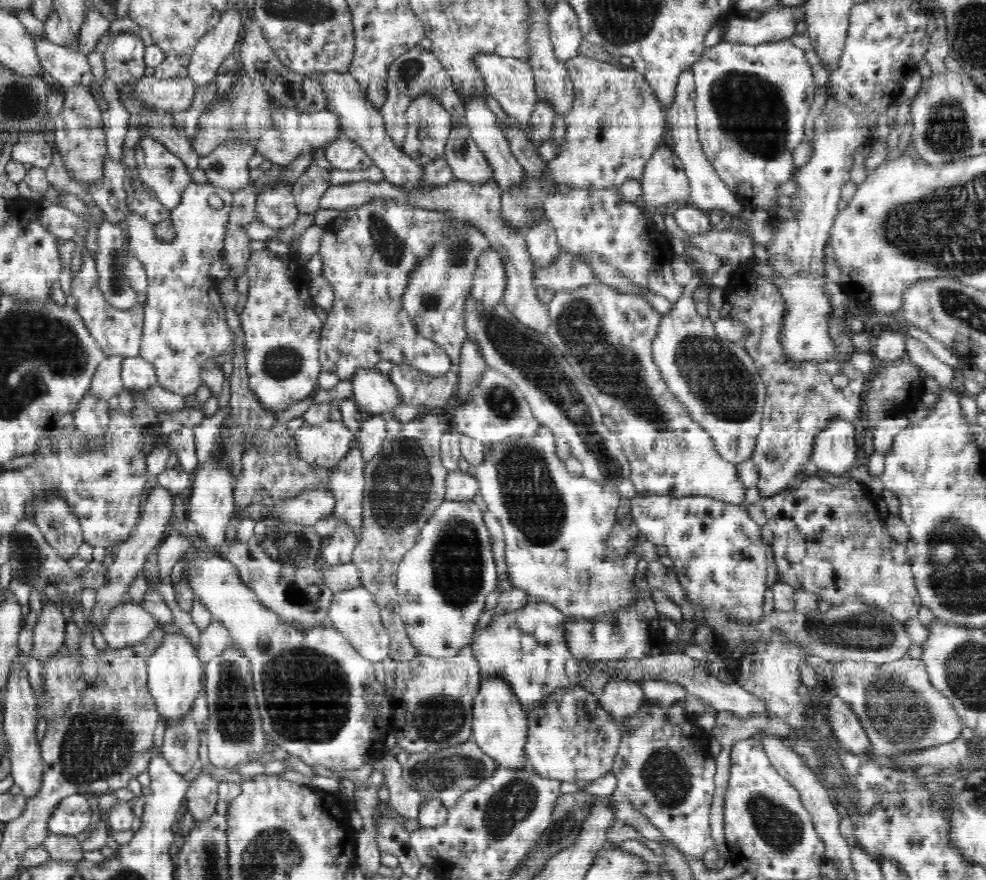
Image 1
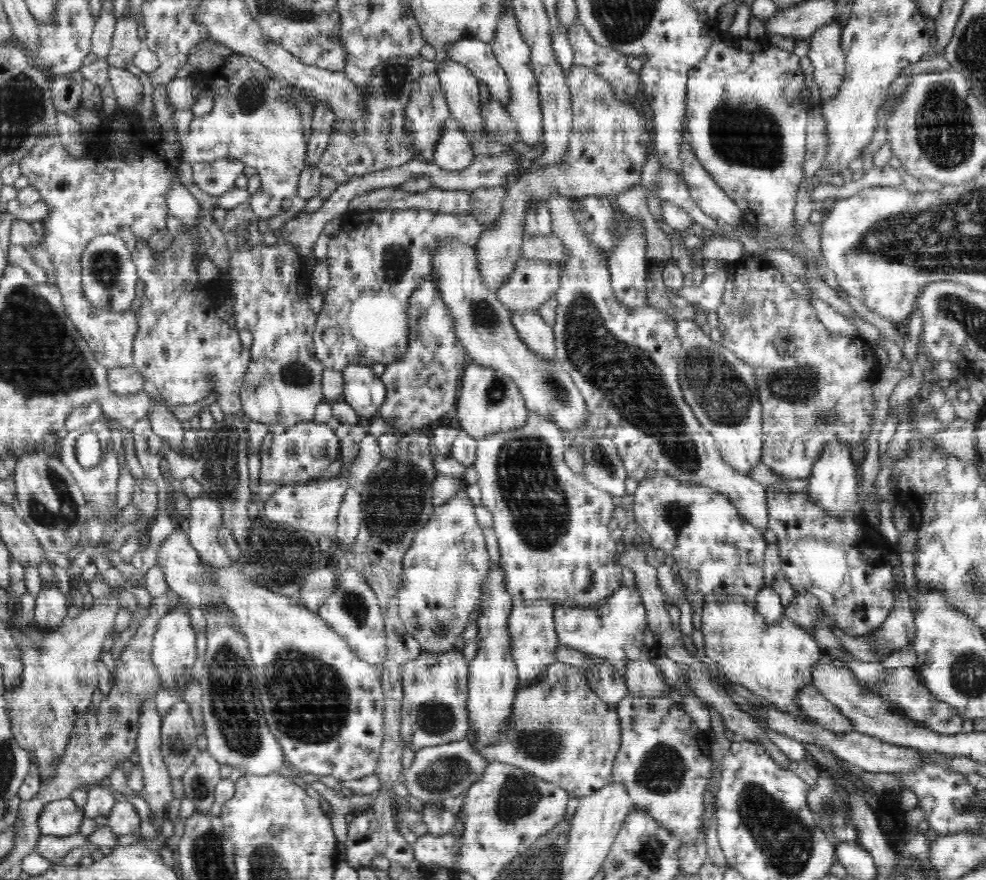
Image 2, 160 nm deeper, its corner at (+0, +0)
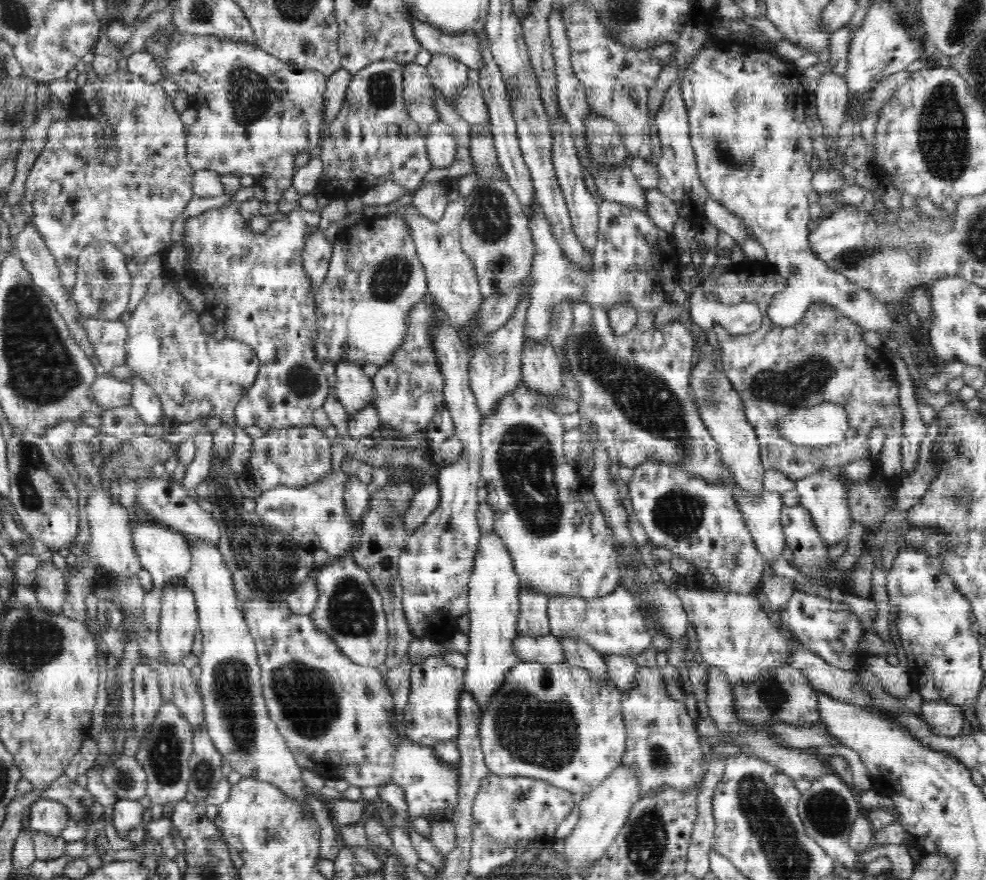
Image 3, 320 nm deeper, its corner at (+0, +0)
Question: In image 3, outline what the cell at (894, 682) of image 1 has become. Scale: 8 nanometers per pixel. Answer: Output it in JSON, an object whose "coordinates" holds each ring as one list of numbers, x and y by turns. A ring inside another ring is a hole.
{"coordinates":[[940,700,923,701,920,712,934,734,948,738,962,735,965,718,960,707]]}

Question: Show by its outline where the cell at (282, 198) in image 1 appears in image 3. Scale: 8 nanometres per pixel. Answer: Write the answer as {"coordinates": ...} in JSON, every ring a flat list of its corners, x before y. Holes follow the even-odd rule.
{"coordinates":[[172,33,167,45,165,46,163,57,155,58,158,63,161,75,163,78,170,78,178,84,179,90,186,93,189,100,189,106,194,108,198,113,198,118,194,124,188,128,186,132,187,140,187,161,195,171,211,170,218,174,233,174,237,177,250,174,255,179,258,186,264,190,264,200,262,203,277,204,283,192,292,184,294,172,294,160,300,153,316,154,320,147,320,128,322,128,322,118,324,118,324,90,326,88,328,77,324,73,318,71,299,69,291,63,281,61,279,58,274,58,260,47,244,43,244,41,236,41,228,37,217,37,214,35,197,35,194,33]]}

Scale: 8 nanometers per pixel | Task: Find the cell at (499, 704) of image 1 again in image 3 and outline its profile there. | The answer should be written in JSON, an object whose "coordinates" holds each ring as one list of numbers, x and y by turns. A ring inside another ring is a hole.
{"coordinates":[[492,530,487,535,481,535,477,552,467,586,470,633,463,688,482,708,502,686,506,673,521,661,512,648,512,641,519,636,516,622,521,588,512,557,496,532]]}

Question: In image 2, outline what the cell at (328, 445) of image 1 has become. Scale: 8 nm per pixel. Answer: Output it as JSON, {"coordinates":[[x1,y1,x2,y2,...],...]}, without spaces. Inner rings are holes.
{"coordinates":[[305,421,288,427,281,435,269,433,259,448,260,483,279,482,280,485,296,485,317,479,338,458,339,446,336,432,326,423]]}

